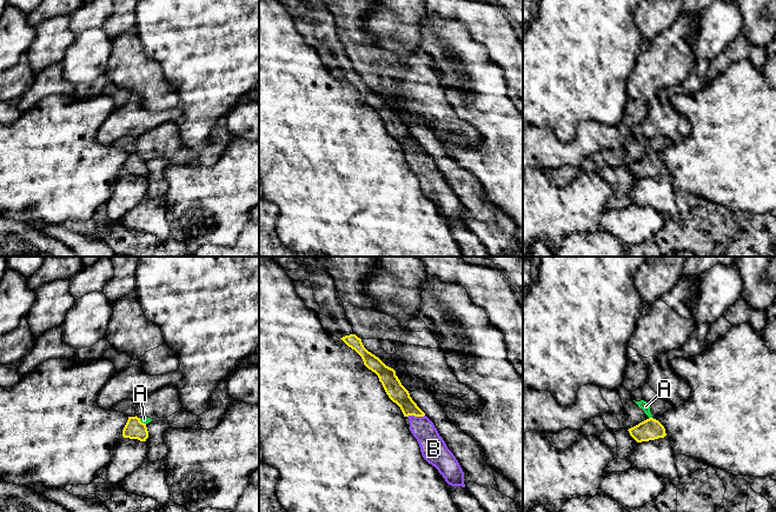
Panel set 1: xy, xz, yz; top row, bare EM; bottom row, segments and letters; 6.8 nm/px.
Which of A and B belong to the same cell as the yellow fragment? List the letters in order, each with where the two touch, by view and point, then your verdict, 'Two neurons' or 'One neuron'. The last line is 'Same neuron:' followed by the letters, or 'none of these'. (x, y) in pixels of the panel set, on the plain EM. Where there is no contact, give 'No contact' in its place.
A: Touches yellow at yz (650, 154). Two neurons
B: Touches yellow at xz (416, 152). One neuron
Same neuron: B

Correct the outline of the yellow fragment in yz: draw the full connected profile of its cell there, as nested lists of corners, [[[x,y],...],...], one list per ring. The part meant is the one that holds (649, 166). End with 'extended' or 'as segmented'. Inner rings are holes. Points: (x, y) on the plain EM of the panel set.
[[[649,154],[628,167],[637,179],[655,177],[666,172],[664,162],[654,154]]] | as segmented

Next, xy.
[[[137,152],[128,153],[128,157],[122,166],[122,173],[146,178],[146,175],[148,174],[146,160],[141,159],[140,154],[138,154]]] | as segmented

